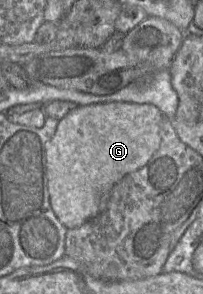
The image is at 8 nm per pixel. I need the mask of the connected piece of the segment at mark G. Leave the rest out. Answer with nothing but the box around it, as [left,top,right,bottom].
[46,102,163,229]

